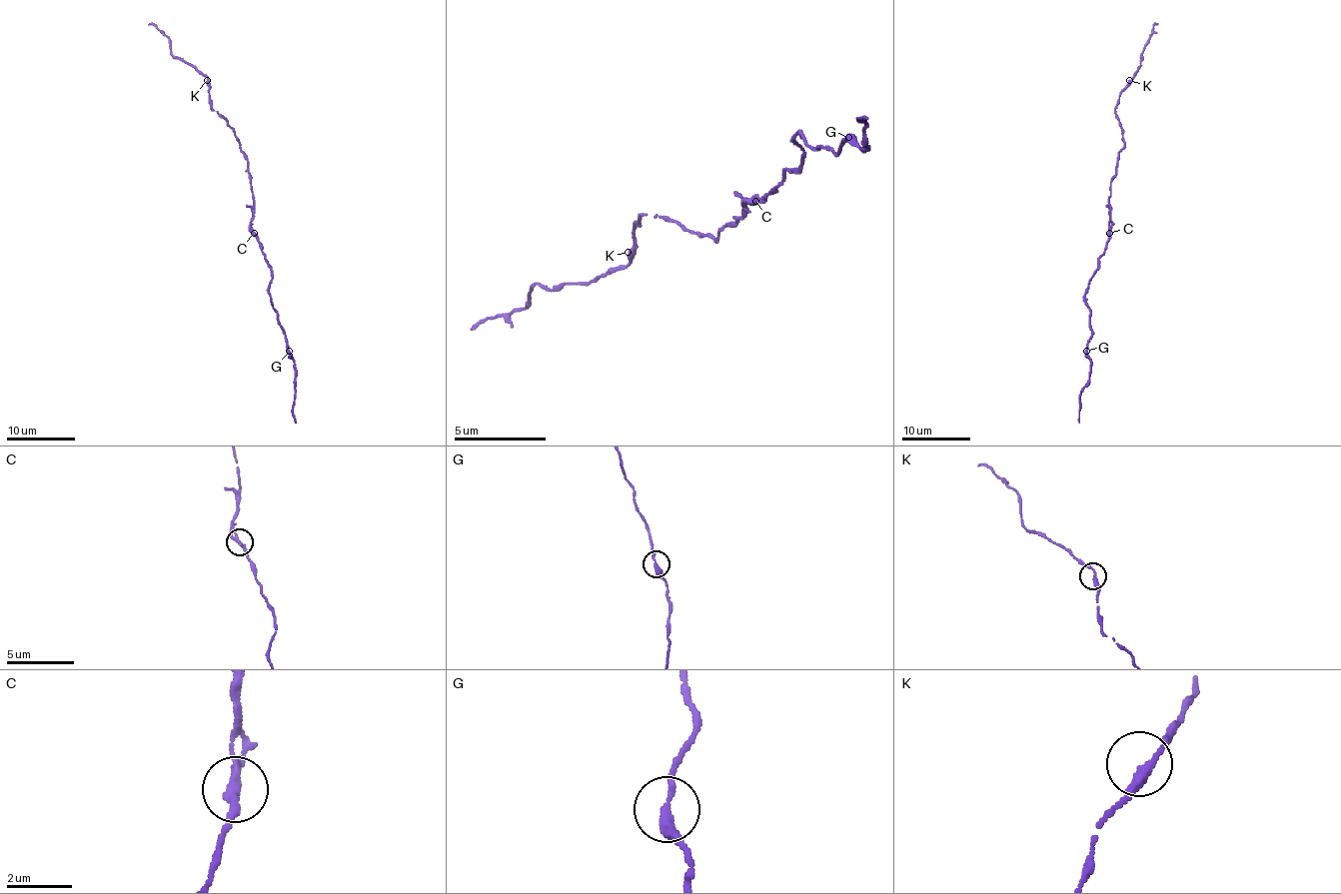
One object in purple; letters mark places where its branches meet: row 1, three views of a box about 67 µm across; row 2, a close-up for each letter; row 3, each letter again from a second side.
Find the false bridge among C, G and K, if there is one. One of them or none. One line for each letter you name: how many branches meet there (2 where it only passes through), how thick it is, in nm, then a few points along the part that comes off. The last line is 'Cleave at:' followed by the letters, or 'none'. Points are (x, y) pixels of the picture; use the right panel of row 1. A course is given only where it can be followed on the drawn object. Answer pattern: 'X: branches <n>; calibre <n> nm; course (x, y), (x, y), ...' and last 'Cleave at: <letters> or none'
C: branches 3; calibre 240 nm; course (1110, 234), (1110, 210), (1106, 205)
Cleave at: C

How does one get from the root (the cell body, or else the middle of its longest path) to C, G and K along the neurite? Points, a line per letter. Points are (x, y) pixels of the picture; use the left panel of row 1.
C: (253, 206), (251, 227), (254, 234)
G: (253, 206), (251, 227), (272, 271), (268, 285), (270, 302), (289, 351)
K: (253, 206), (246, 155), (239, 147), (234, 130), (214, 111), (207, 80)

